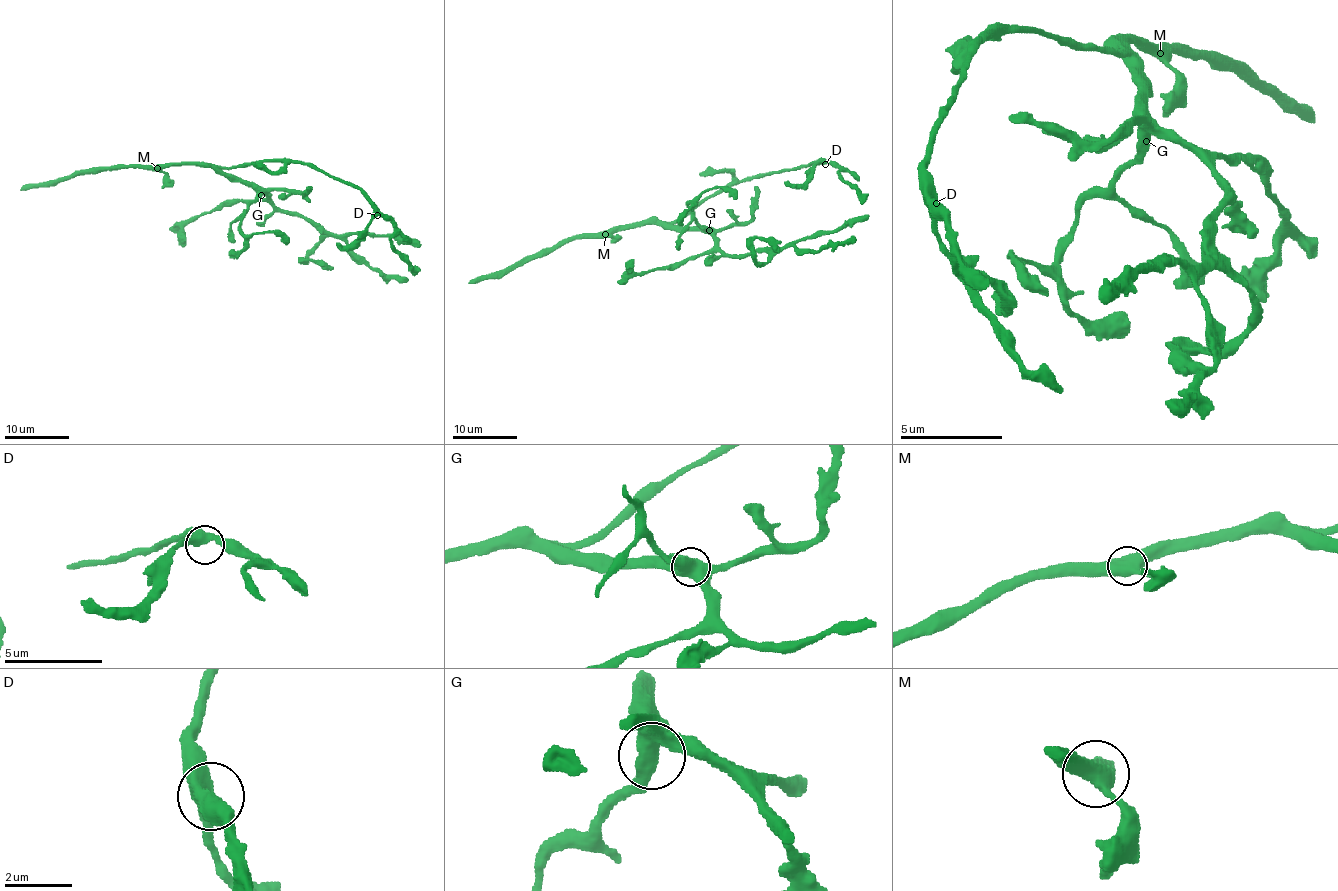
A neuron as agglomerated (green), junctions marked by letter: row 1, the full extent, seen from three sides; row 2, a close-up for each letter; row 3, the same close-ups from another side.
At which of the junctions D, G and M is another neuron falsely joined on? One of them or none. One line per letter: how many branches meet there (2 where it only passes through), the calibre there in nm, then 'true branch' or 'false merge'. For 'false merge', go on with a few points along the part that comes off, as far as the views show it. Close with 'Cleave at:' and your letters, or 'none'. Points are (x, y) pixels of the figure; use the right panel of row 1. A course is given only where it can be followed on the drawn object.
D: branches 3; calibre 440 nm; true branch
G: branches 3; calibre 460 nm; true branch
M: branches 3; calibre 550 nm; true branch
Cleave at: none

